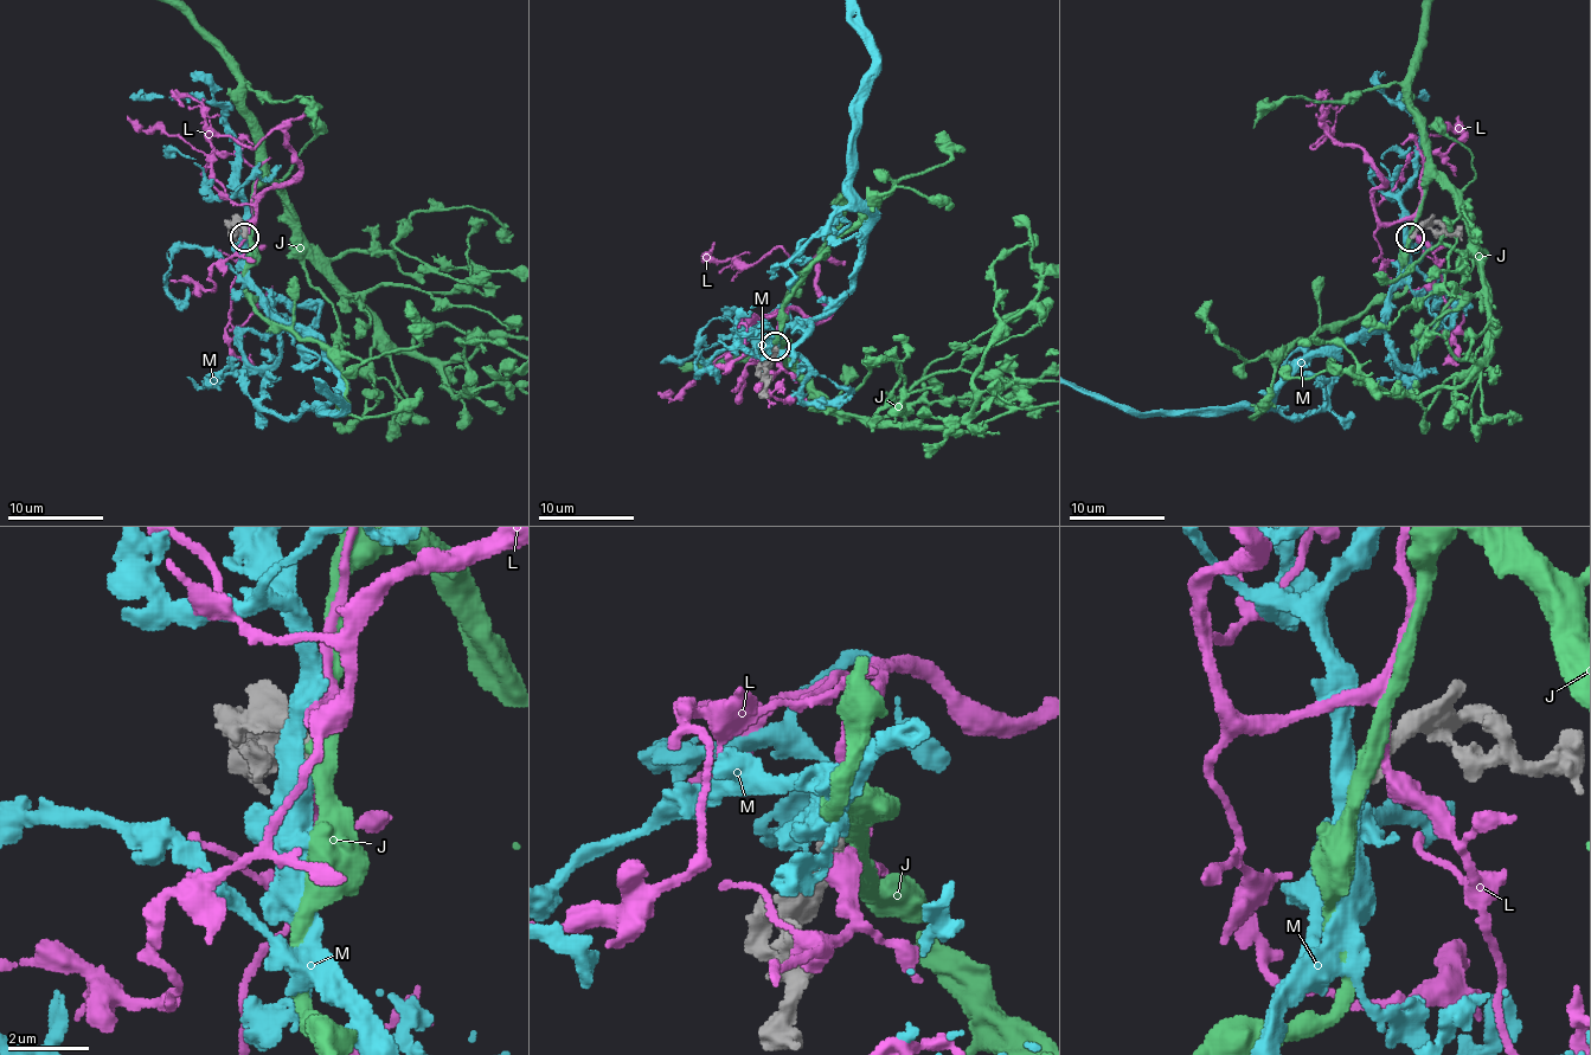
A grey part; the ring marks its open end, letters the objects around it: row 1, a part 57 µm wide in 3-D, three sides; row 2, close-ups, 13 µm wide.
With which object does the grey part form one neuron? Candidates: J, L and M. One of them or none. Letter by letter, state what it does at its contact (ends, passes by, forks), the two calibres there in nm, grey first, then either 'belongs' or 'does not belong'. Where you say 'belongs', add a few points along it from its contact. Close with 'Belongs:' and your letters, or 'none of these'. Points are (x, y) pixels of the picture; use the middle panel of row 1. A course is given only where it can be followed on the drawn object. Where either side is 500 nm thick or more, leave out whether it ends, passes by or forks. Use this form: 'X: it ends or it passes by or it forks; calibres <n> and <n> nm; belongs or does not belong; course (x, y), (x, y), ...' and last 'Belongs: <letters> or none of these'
J: it passes by; calibres 480 and 440 nm; does not belong
L: calibres 550 and 320 nm; does not belong
M: calibres 440 and 500 nm; belongs
Belongs: M

